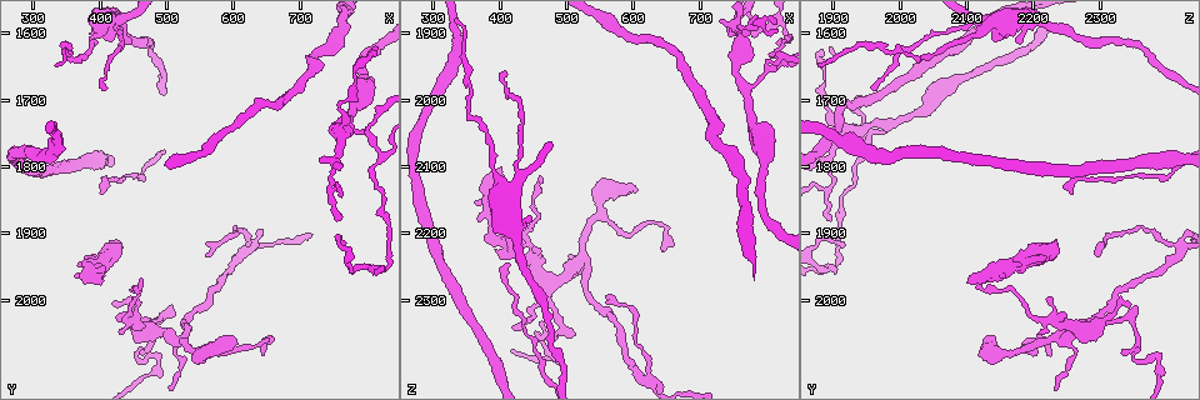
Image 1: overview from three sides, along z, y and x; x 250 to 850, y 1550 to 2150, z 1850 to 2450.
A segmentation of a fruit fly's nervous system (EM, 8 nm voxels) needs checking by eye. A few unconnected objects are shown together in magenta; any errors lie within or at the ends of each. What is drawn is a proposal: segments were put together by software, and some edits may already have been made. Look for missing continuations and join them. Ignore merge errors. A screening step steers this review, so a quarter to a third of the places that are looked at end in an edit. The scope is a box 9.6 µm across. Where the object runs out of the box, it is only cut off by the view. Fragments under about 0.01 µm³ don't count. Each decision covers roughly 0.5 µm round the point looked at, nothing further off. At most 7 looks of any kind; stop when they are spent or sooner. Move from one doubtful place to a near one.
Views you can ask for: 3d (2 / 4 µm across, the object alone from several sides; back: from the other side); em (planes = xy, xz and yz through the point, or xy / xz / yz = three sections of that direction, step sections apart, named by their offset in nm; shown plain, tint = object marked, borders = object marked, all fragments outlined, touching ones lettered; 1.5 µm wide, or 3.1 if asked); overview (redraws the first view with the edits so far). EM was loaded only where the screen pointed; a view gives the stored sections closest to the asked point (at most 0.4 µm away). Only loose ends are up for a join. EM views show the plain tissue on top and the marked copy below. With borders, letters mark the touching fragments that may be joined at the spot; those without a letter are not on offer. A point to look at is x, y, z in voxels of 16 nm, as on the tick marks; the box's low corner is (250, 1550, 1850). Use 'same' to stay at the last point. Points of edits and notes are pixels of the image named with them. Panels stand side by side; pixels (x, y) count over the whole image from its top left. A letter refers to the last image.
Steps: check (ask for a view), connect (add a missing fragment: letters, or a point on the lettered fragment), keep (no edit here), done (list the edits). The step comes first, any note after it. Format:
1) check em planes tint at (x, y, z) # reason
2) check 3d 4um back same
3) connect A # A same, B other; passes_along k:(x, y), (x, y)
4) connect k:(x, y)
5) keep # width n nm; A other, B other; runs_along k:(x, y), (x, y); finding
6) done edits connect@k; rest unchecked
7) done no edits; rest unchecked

check 3d 2um at (605, 2060, 2130) # free end

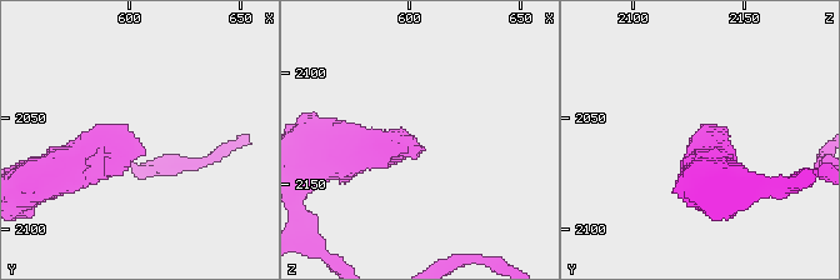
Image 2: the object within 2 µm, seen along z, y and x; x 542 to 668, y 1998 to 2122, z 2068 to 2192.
check em yz step 8 tint at (606, 2064, 2133) # now the EM

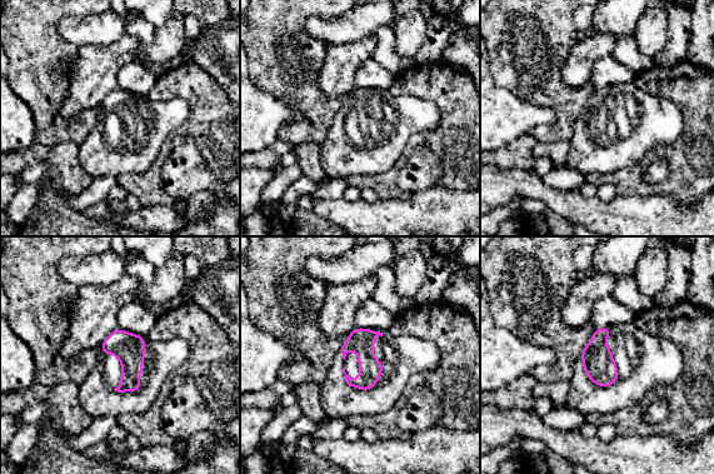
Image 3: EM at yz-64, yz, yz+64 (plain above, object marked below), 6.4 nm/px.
check em yz step 8 borders same # what lies round it

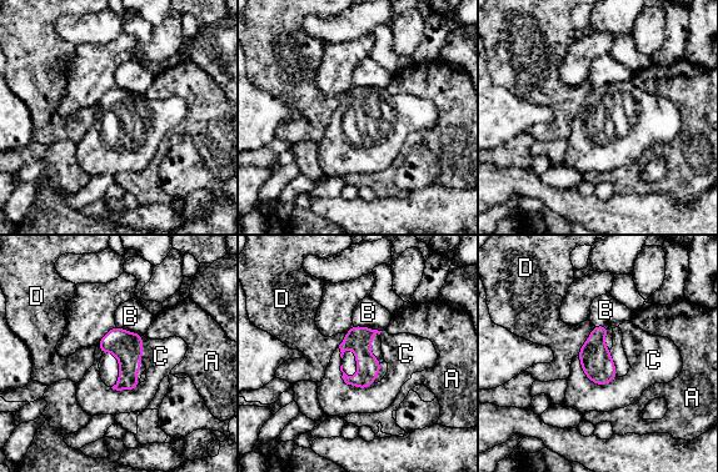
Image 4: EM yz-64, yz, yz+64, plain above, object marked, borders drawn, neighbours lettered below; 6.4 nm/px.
connect C # longest_contact C 300 nm; A other, B other, C same, D other; passes_along 4:(596, 360), (592, 380), (583, 395); it goes on there

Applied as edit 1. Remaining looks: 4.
check em planes borders at (405, 1970, 2105) # branch stops here

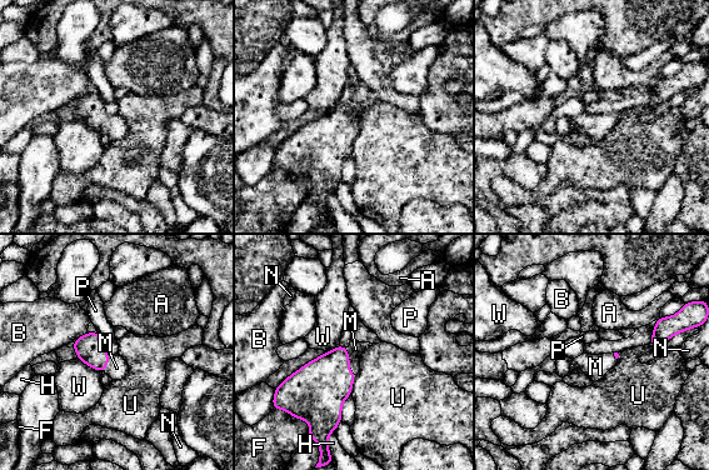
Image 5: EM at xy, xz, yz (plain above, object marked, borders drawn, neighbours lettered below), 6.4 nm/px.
connect M # A other, B other, F other, H other, M same, N other, P other, U other, W other; passes_along 5:(320, 386), (349, 361), (355, 349); the neuron continues

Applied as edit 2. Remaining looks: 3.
check overview # redraw

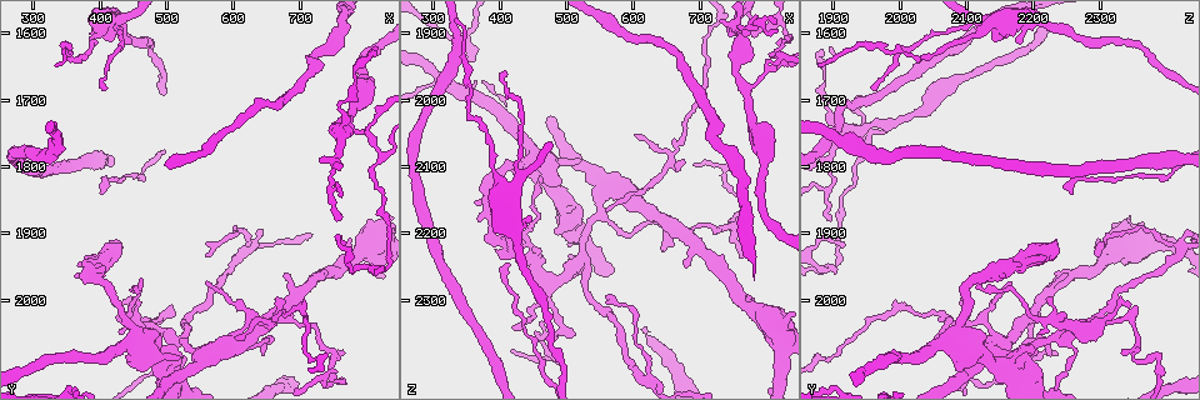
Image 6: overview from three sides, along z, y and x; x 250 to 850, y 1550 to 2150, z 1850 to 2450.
check em xy step 4 tint at (680, 1955, 2250) # branch stops here

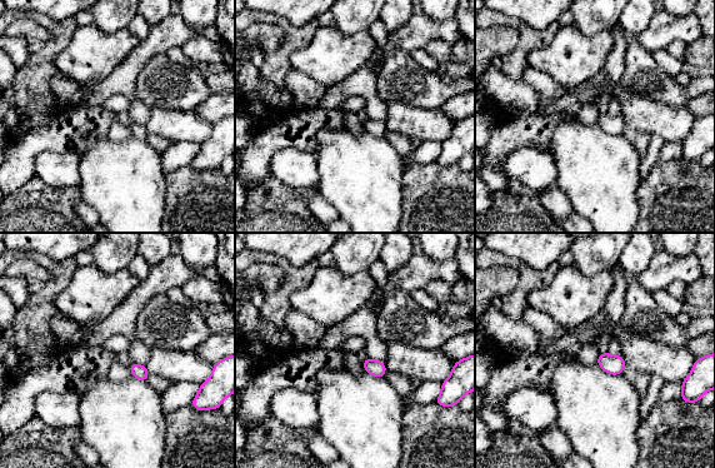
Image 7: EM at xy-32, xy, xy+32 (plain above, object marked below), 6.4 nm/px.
check em planes borders same

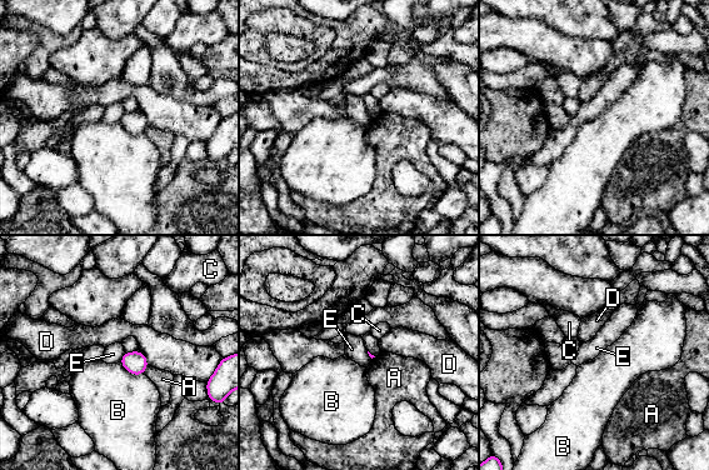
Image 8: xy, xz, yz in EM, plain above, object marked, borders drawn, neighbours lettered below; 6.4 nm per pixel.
keep # A other, B other, C other, D other, E other; border 8:(148, 364), (143, 373); no lettered fragment goes on from it

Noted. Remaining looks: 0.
done edits connect@4, connect@5; rest unchecked

